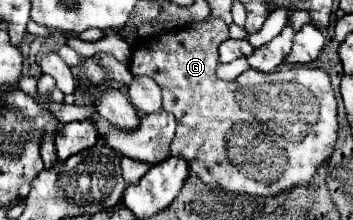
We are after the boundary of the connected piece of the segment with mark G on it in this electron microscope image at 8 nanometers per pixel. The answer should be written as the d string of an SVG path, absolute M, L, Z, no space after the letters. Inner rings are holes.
M204 20L196 28L168 30L152 38L138 38L132 44L132 58L128 62L130 72L134 76L150 76L164 94L162 108L176 116L178 126L170 144L170 154L182 156L188 162L190 176L198 176L210 188L250 196L276 196L296 186L306 186L320 164L330 158L336 142L336 98L328 74L320 68L302 66L270 74L244 72L234 82L224 82L216 76L218 46L224 40L228 40L228 26L218 20ZM268 106L274 106L272 116L268 116ZM282 132L286 132L286 142L280 138Z

